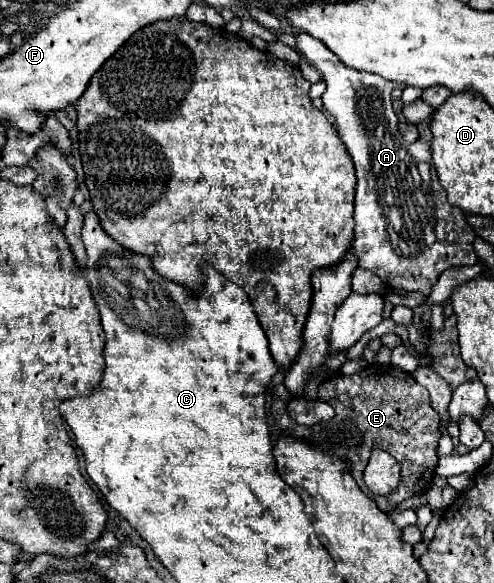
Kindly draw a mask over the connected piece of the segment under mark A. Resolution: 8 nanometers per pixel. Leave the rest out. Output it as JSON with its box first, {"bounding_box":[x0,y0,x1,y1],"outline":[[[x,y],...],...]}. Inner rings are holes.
{"bounding_box":[295,32,477,296],"outline":[[[299,32],[295,40],[297,52],[319,70],[327,84],[321,96],[323,106],[335,118],[335,130],[357,170],[353,248],[359,266],[375,272],[391,288],[415,290],[429,296],[443,270],[477,262],[473,248],[475,230],[469,226],[465,214],[447,202],[431,164],[429,146],[421,140],[415,144],[403,140],[391,100],[393,82],[347,68],[323,42],[305,32]],[[419,162],[431,166],[429,182],[423,182],[417,170]],[[399,206],[411,206],[411,216],[405,210],[397,212]]]}

